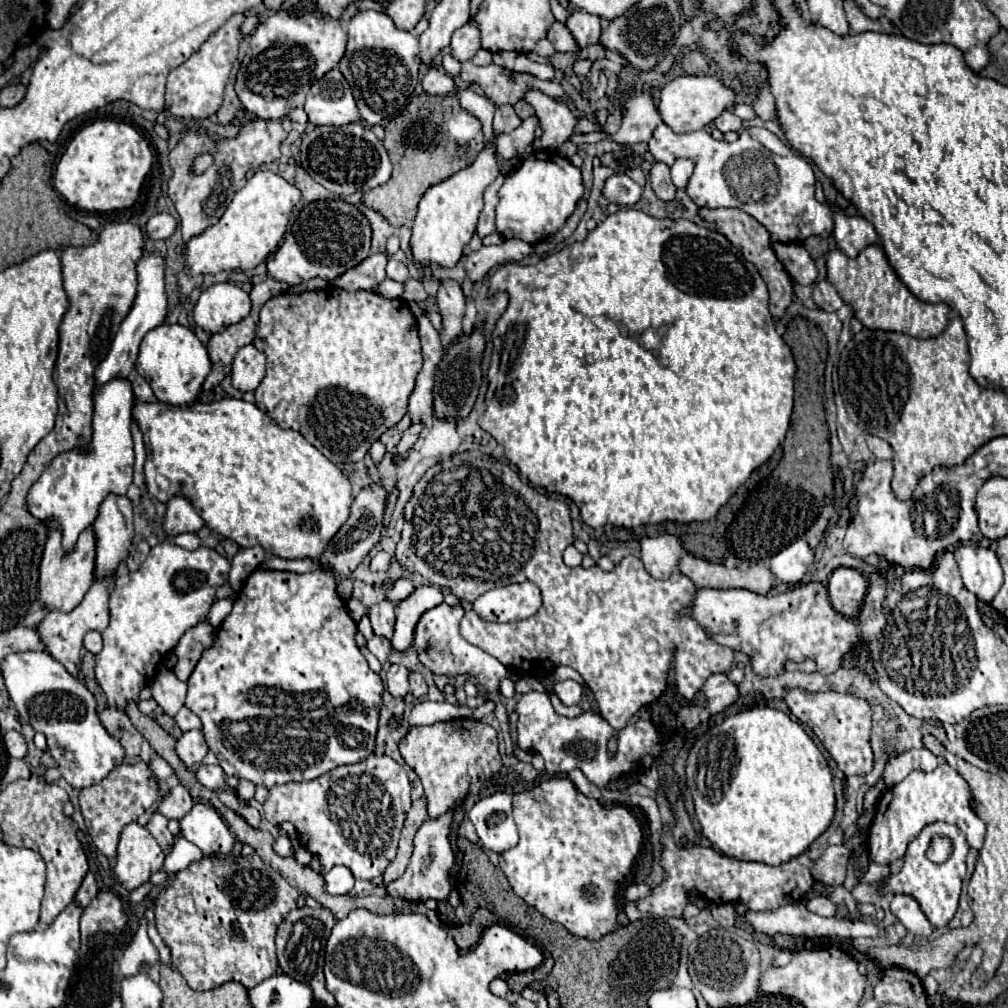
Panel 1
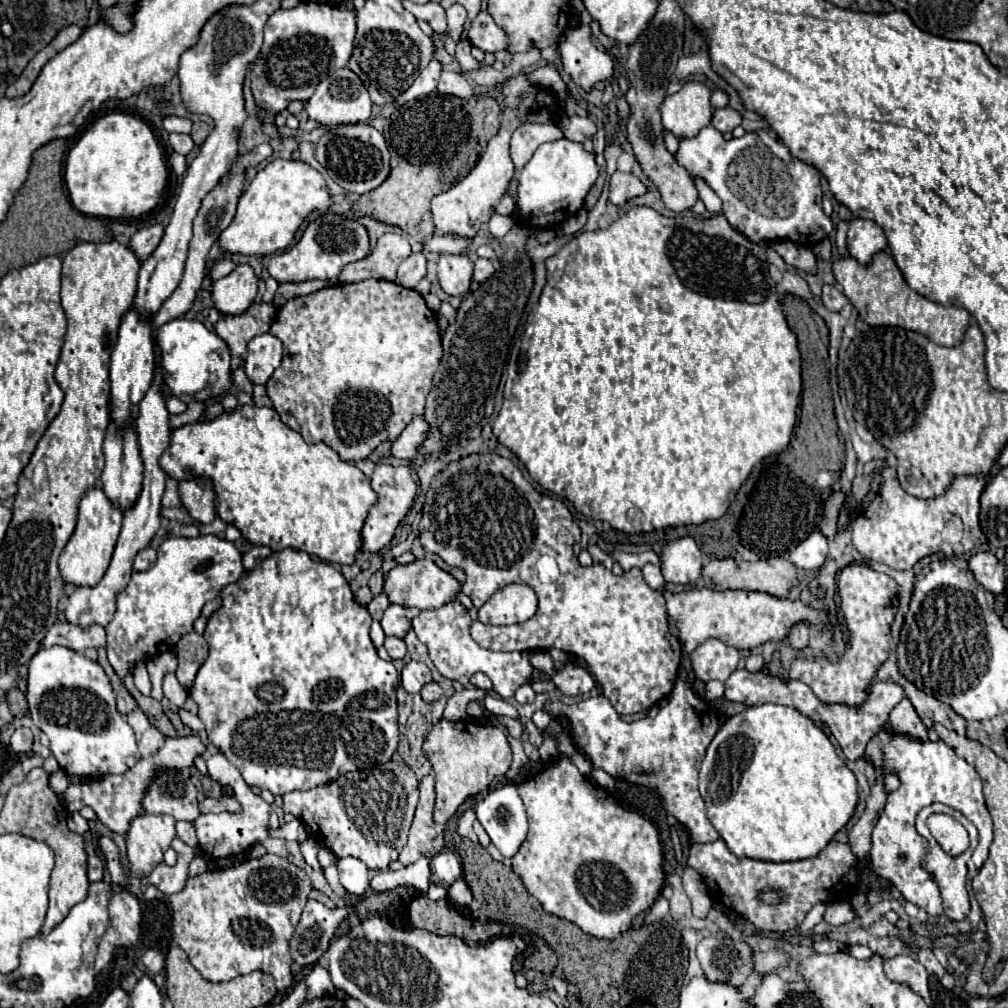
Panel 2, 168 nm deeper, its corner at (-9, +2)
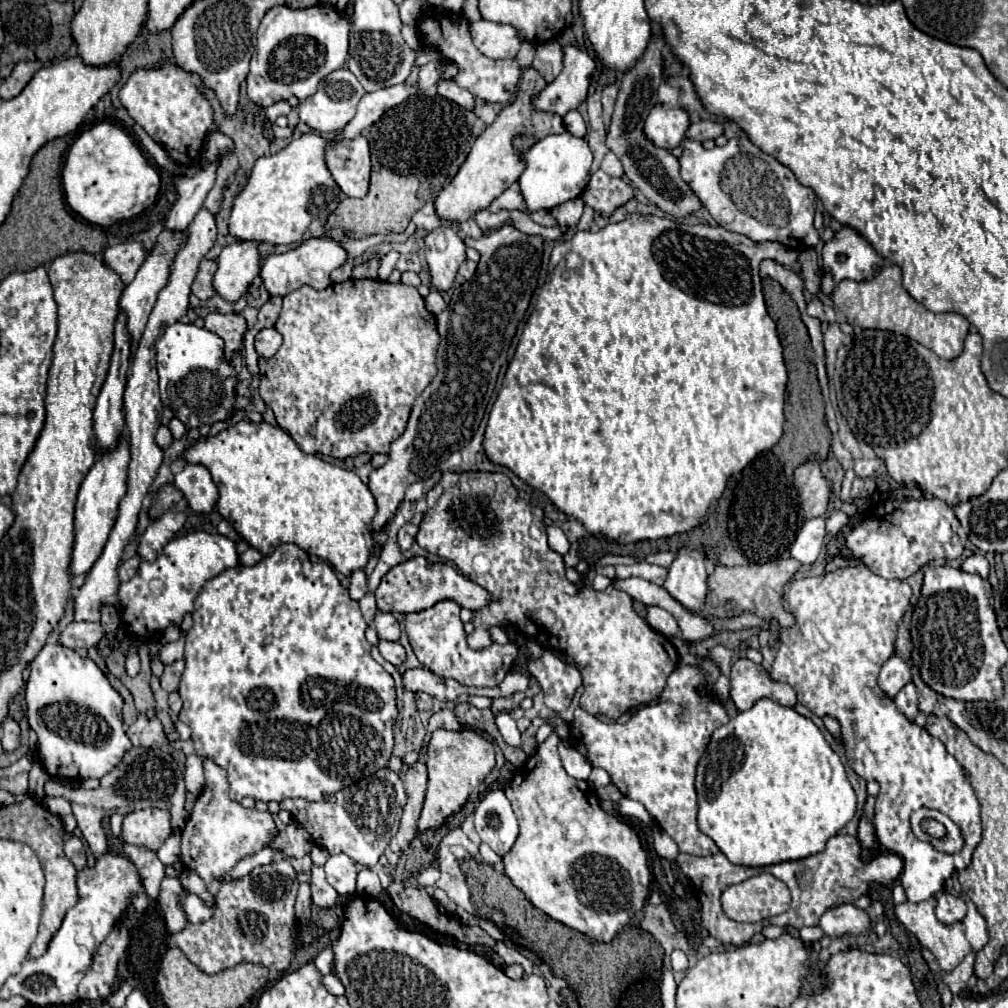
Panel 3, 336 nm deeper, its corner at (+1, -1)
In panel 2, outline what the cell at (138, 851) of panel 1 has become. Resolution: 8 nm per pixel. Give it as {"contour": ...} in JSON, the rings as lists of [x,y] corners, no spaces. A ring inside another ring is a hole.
{"contour":[[[140,815],[132,821],[126,835],[126,855],[130,873],[144,879],[162,863],[162,855],[174,839],[176,819],[170,815]]]}

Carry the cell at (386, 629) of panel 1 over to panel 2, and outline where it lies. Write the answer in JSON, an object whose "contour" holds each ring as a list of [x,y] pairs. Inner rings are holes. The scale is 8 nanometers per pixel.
{"contour":[[[390,605],[384,615],[382,615],[382,621],[380,621],[382,629],[386,635],[394,635],[394,637],[406,637],[406,633],[410,631],[410,621],[404,613],[404,607],[402,605]]]}

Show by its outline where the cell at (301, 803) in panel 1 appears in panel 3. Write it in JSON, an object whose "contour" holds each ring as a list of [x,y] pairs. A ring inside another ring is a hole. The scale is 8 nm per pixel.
{"contour":[[[382,768],[370,778],[364,778],[358,784],[340,790],[328,800],[308,802],[302,798],[296,800],[288,798],[280,802],[280,808],[288,810],[292,818],[312,834],[318,846],[326,848],[330,854],[344,852],[354,862],[370,868],[378,862],[378,858],[390,844],[392,836],[396,834],[404,804],[406,804],[406,792],[400,776],[388,768]]]}

